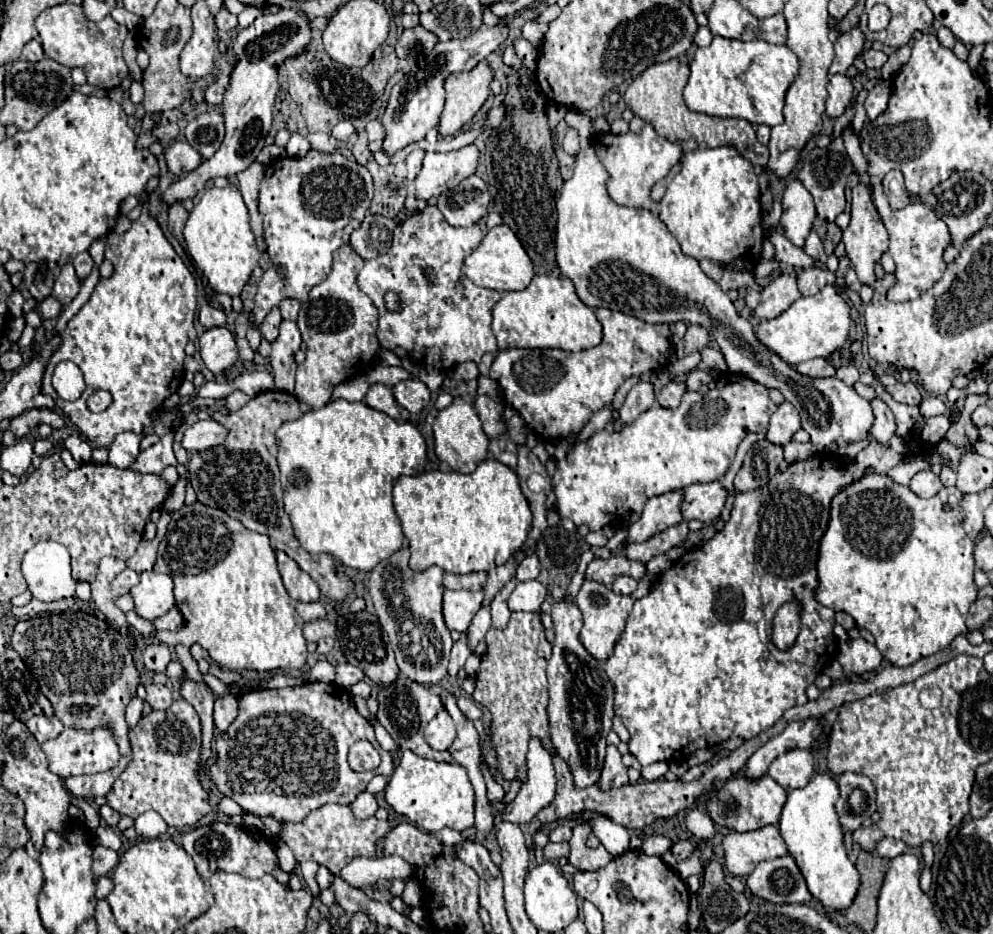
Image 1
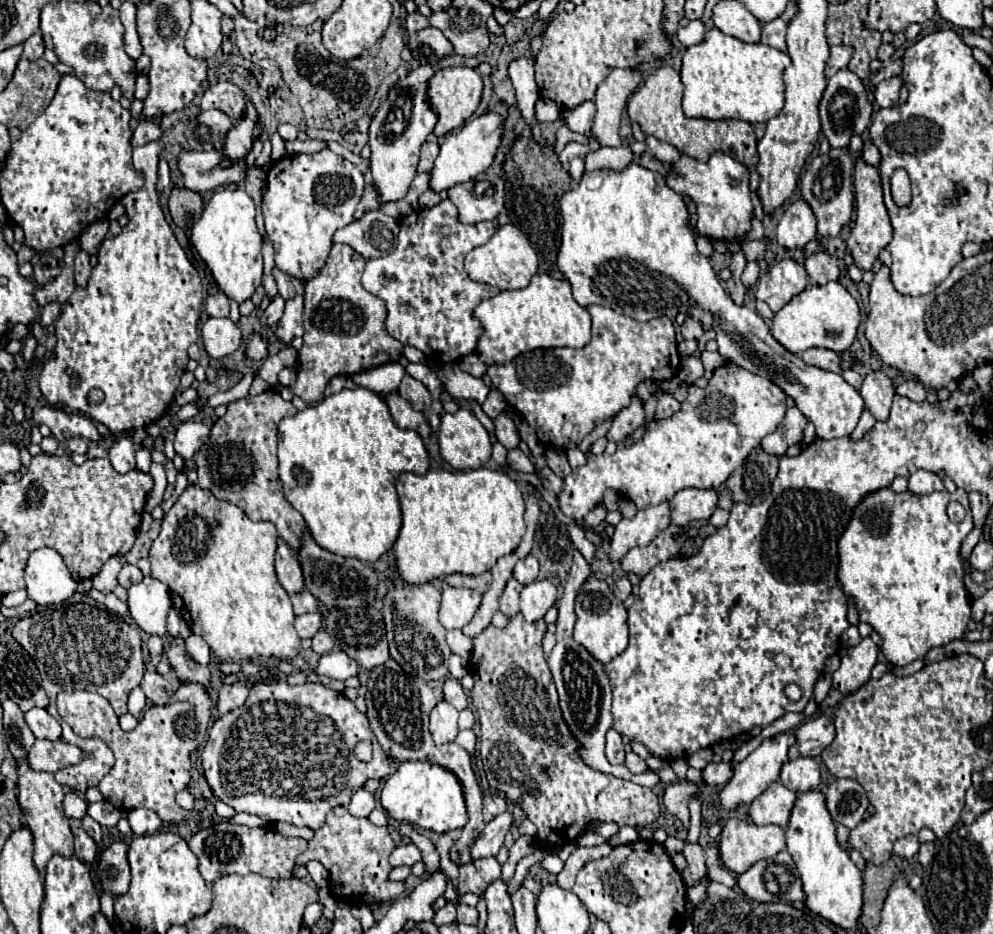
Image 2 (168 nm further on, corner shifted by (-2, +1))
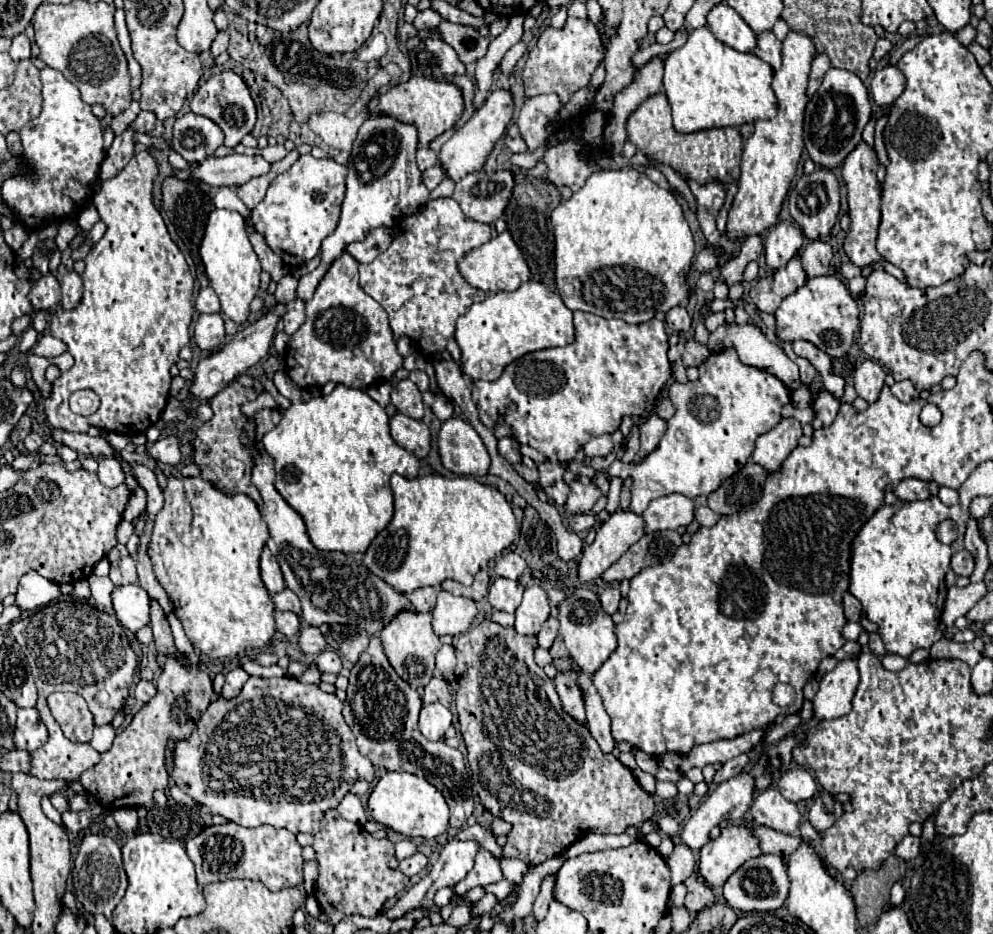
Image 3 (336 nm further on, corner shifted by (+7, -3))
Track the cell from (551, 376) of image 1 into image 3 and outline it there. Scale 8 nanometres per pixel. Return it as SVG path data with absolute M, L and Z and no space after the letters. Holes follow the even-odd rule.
M575 312L575 342L565 348L547 348L521 356L511 362L503 374L493 380L473 382L473 400L479 408L481 422L493 428L499 422L499 414L513 428L517 442L529 444L531 448L545 454L549 460L565 462L575 458L577 448L587 444L593 436L609 434L619 428L623 416L635 416L645 410L647 398L659 394L659 390L671 378L671 362L667 358L667 334L661 320L649 320L631 326L623 320L605 320L589 312ZM509 404L517 408L511 412Z

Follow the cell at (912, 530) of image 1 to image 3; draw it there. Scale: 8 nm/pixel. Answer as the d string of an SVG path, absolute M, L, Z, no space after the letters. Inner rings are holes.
M931 496L927 500L917 502L901 502L883 504L857 532L853 538L853 560L849 572L849 592L861 602L865 616L879 626L879 636L885 644L887 654L897 654L901 658L909 658L917 648L929 650L937 640L945 636L939 630L939 614L945 604L945 572L949 570L949 562L953 556L953 546L945 546L939 542L935 530L943 520L953 520L957 524L957 540L955 552L963 548L963 534L967 512L959 504L945 506L939 498Z

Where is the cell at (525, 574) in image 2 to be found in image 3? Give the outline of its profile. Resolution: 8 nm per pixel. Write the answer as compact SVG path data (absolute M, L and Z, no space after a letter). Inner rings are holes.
M505 552L497 562L495 562L495 572L501 578L509 578L509 580L519 580L521 574L525 572L527 564L525 560L515 554L515 552Z

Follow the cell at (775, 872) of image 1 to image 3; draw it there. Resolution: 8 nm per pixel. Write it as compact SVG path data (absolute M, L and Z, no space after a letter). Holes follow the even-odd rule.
M761 854L757 858L747 860L723 886L723 896L727 904L735 910L743 912L773 912L781 908L787 900L789 878L783 864L783 858L777 854Z

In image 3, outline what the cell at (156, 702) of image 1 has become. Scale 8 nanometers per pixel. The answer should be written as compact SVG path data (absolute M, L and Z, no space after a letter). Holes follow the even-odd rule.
M141 680L141 682L135 686L135 698L141 700L141 702L149 702L155 694L157 694L157 688L155 688L153 682Z

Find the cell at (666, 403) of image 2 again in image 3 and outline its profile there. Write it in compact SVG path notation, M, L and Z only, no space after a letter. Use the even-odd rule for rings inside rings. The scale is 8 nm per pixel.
M657 412L647 416L647 420L639 426L639 438L641 438L641 450L637 454L639 458L649 454L653 448L657 448L665 428L667 428L667 422L661 420L661 416L657 416Z

